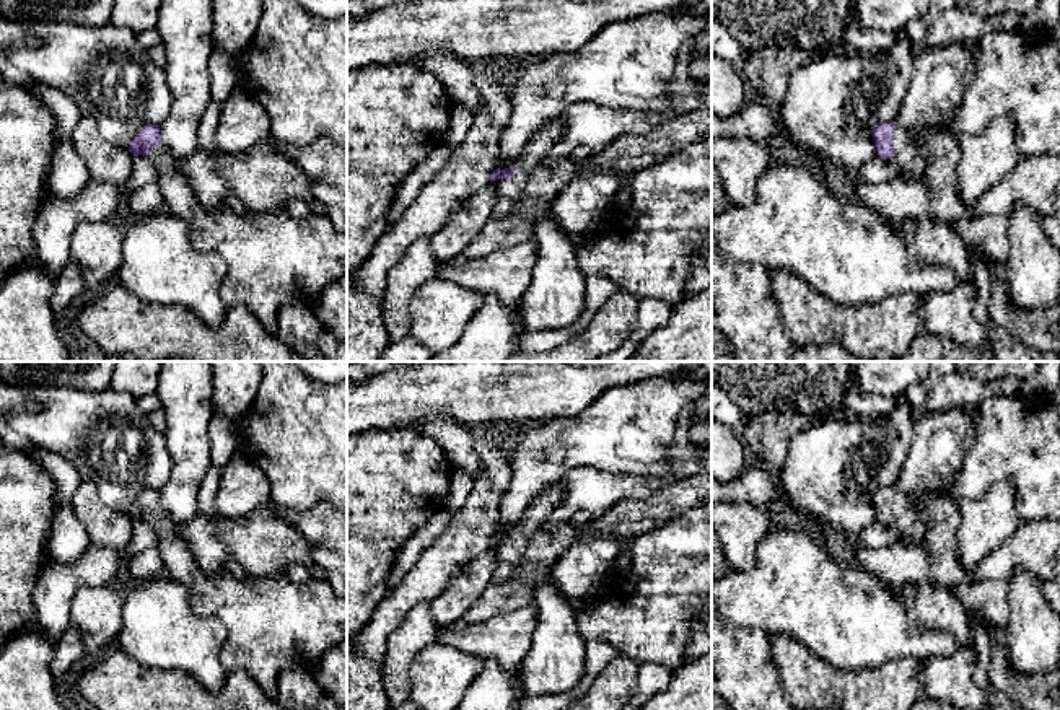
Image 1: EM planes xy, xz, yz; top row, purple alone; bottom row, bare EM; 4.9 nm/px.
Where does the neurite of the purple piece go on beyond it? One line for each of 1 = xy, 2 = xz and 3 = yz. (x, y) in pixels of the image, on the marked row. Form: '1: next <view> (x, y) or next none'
1: next xy (274, 259)
2: next xz (507, 191)
3: next yz (941, 74)

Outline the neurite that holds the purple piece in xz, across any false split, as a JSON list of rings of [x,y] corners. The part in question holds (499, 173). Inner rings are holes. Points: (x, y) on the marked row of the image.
[[[560,117],[547,122],[524,147],[515,163],[506,168],[497,168],[492,176],[495,191],[493,215],[506,215],[521,199],[528,176],[539,168],[544,156],[552,150],[563,134],[565,124]]]

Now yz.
[[[974,41],[933,46],[915,59],[897,116],[871,132],[878,156],[894,164],[902,179],[923,174],[923,150],[915,140],[956,125],[974,72]]]

